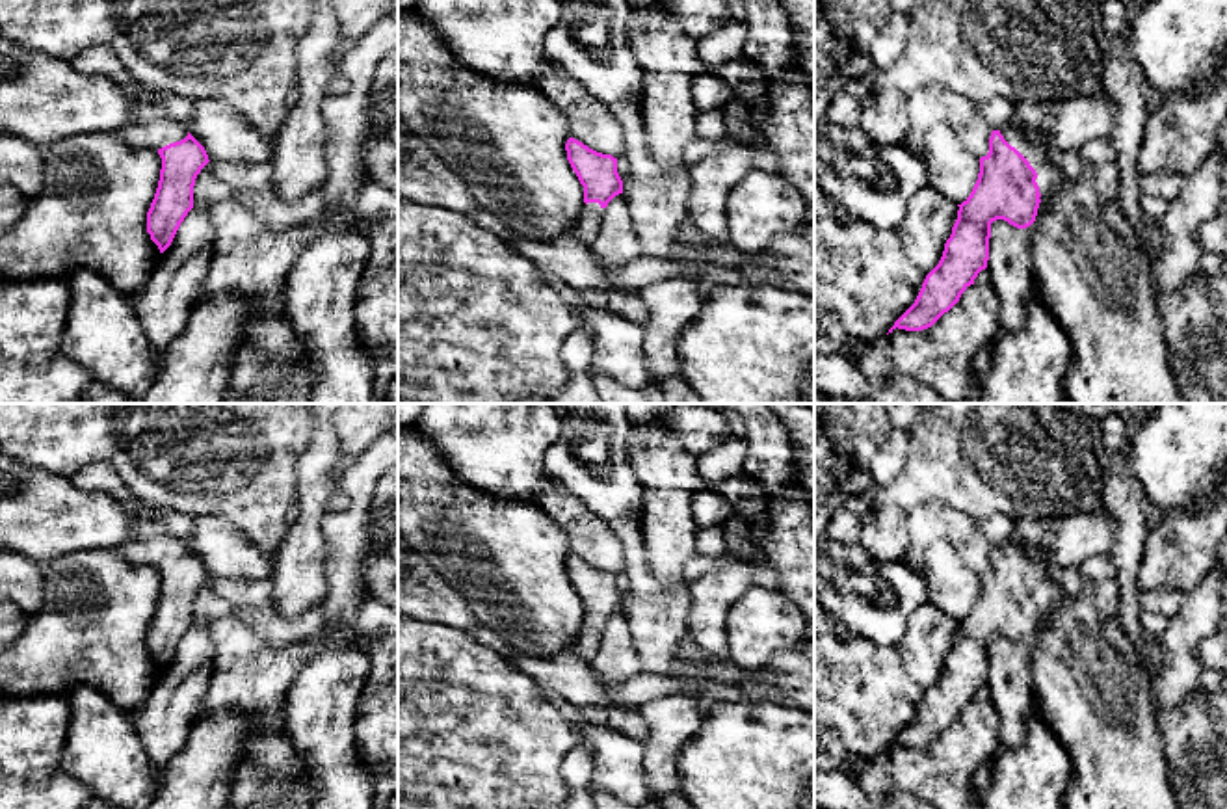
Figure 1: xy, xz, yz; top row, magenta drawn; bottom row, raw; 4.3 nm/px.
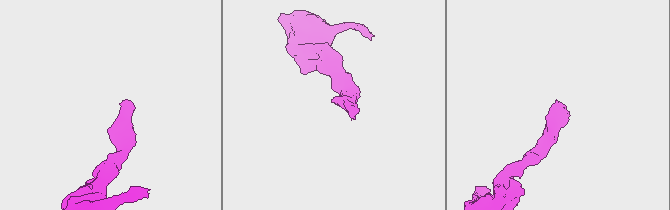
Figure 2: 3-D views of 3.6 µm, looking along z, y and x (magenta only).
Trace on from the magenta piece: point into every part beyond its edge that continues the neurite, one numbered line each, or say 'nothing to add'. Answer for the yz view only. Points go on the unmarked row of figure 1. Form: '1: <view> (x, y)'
1: yz (1036, 566)

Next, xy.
1: xy (151, 542)

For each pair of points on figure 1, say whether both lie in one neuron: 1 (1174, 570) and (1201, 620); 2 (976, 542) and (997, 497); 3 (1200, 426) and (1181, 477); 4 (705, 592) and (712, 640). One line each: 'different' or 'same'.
1: different
2: different
3: same
4: same

